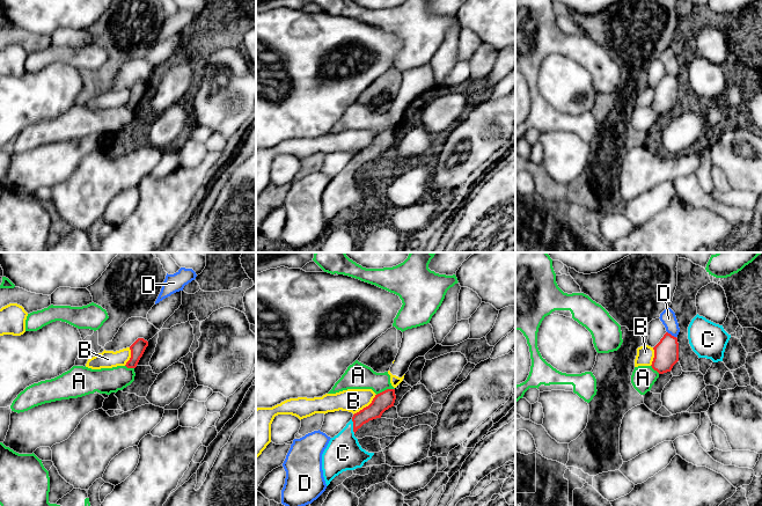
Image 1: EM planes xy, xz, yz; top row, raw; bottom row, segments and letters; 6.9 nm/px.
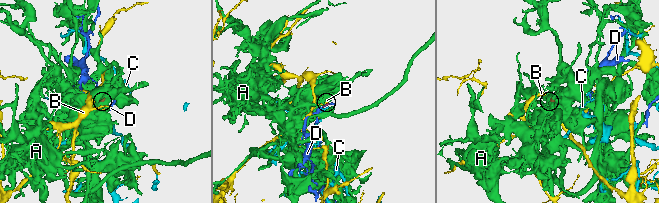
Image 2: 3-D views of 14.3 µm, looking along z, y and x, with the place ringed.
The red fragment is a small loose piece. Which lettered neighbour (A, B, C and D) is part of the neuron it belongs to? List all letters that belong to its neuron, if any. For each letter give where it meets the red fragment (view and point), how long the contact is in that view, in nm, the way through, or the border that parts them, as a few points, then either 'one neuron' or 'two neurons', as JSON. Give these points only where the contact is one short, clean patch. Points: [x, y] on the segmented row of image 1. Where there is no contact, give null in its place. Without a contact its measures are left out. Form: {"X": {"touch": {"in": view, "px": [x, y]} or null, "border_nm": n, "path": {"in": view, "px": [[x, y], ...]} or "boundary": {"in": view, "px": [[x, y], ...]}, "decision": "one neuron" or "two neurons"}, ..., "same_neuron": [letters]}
{"A": {"touch": {"in": "xz", "px": [385, 390]}, "border_nm": 140, "decision": "two neurons"}, "B": {"touch": {"in": "xz", "px": [366, 406]}, "border_nm": 220, "boundary": {"in": "xz", "px": [[375, 394], [367, 405], [353, 415]]}, "decision": "two neurons"}, "C": {"touch": {"in": "xz", "px": [353, 426]}, "border_nm": 110, "path": {"in": "xz", "px": [[380, 403], [353, 426], [346, 434], [343, 453]]}, "decision": "one neuron"}, "D": {"touch": {"in": "yz", "px": [671, 335]}, "border_nm": 80, "decision": "two neurons"}, "same_neuron": ["C"]}

